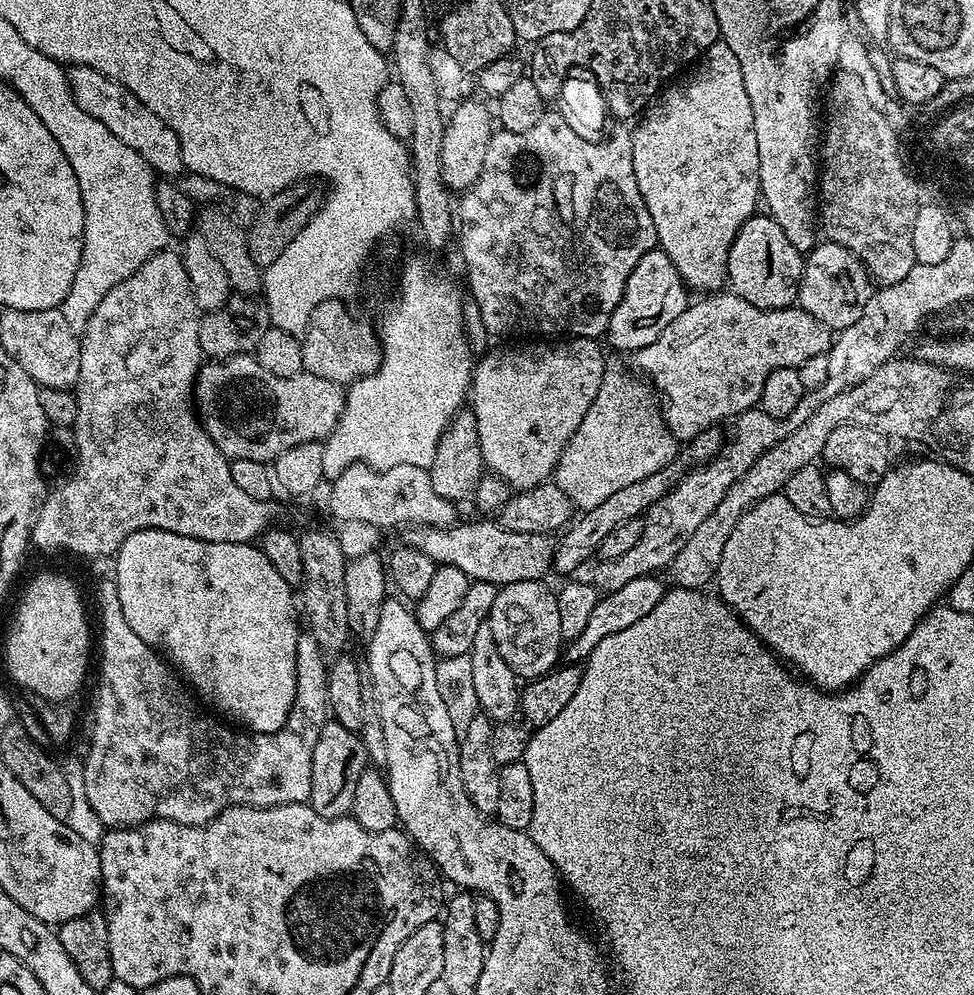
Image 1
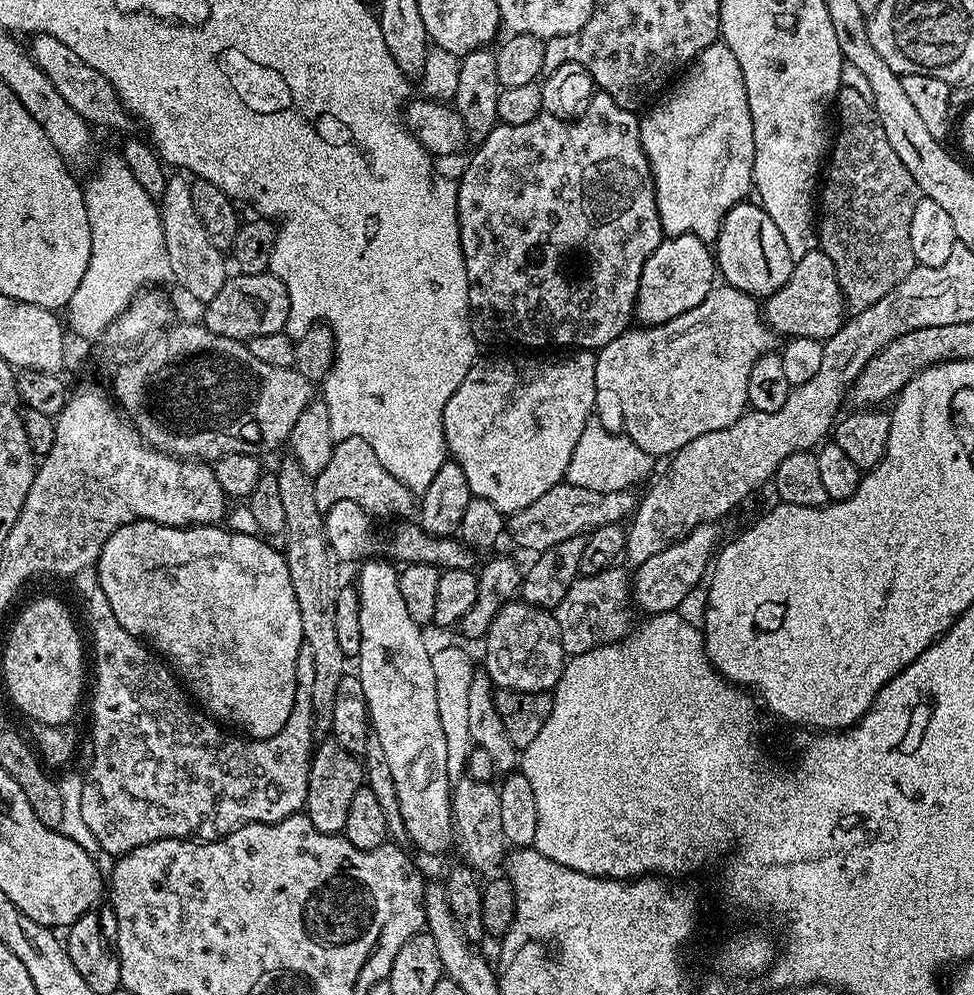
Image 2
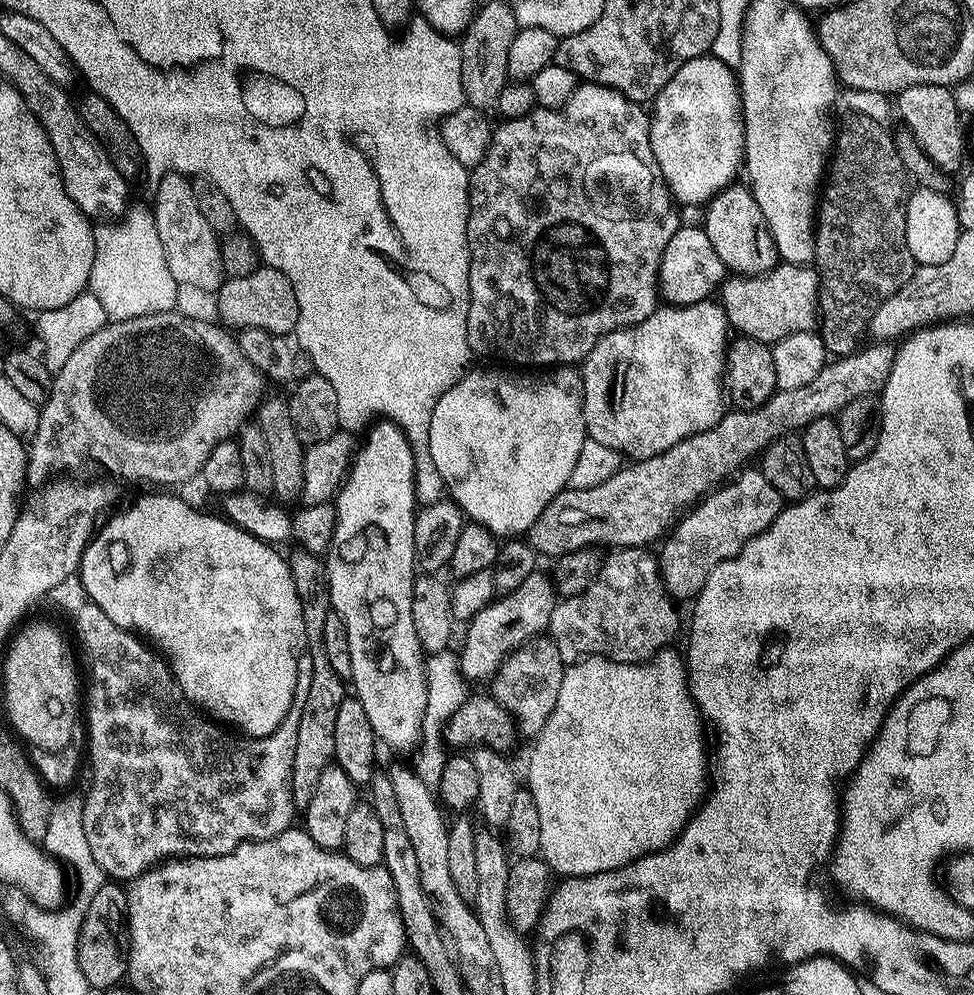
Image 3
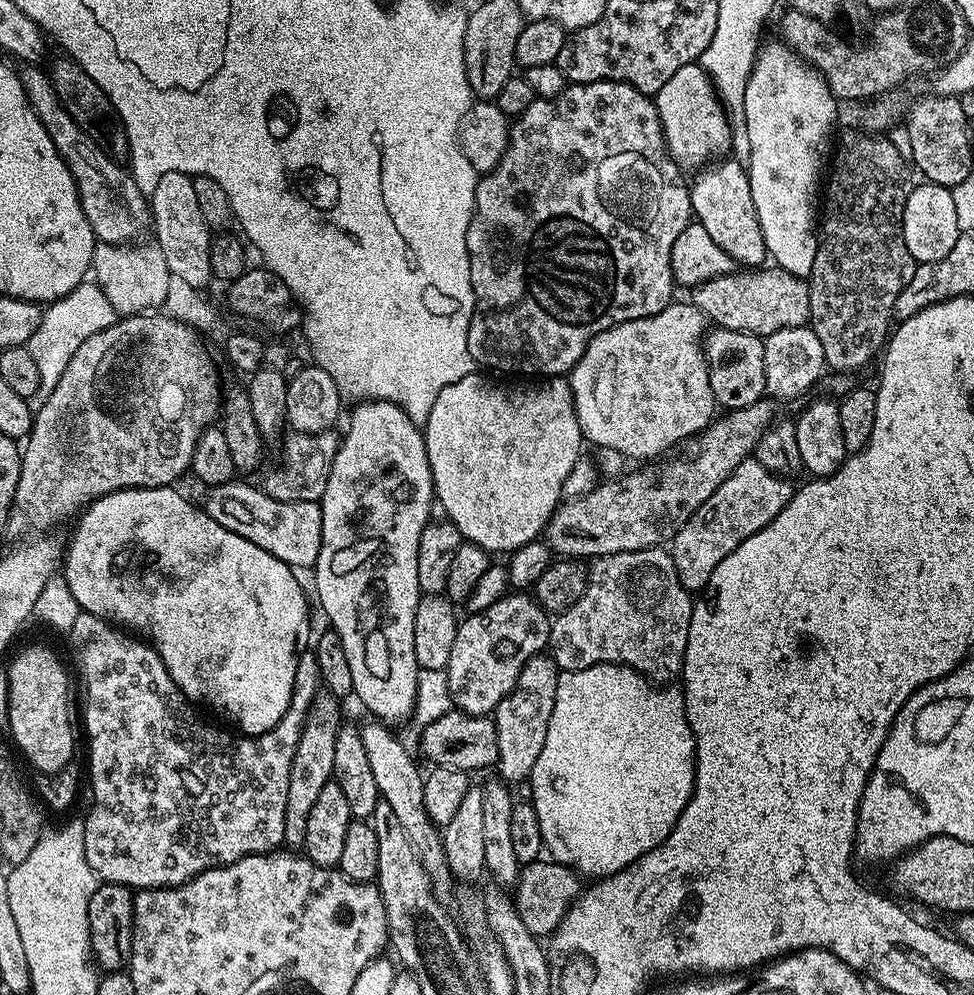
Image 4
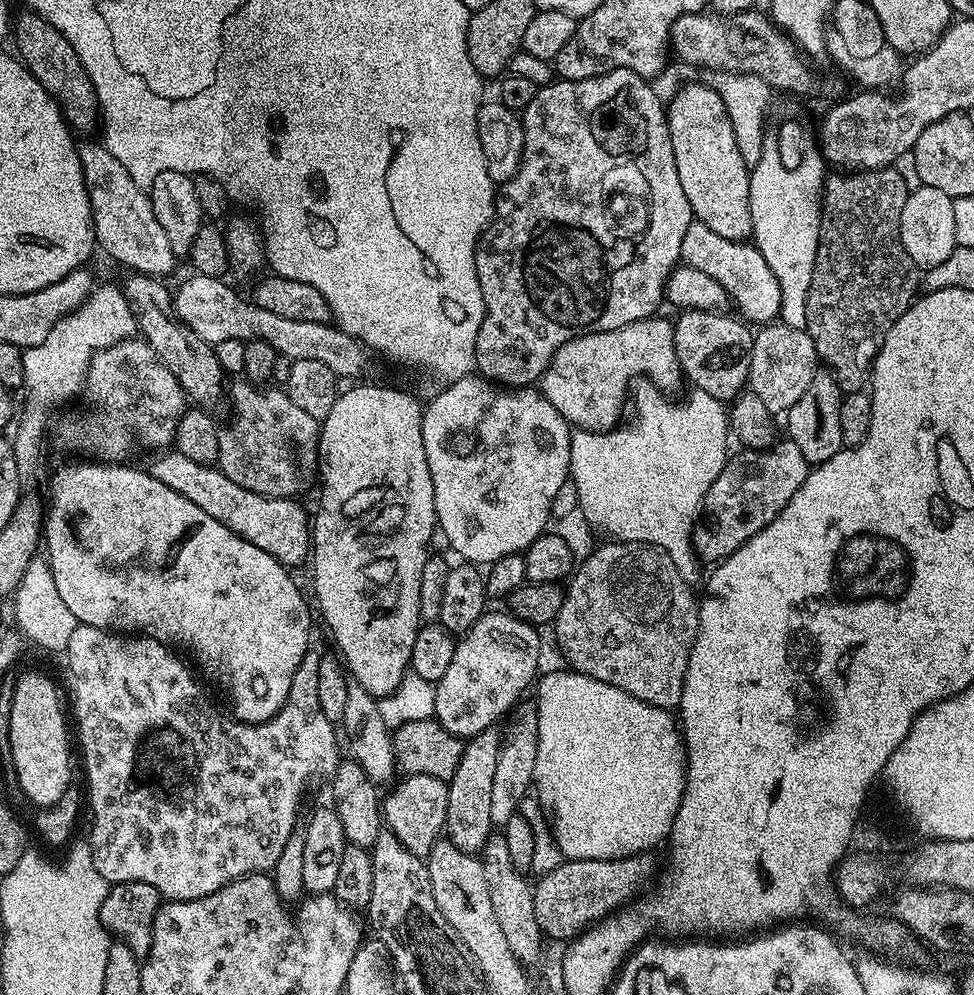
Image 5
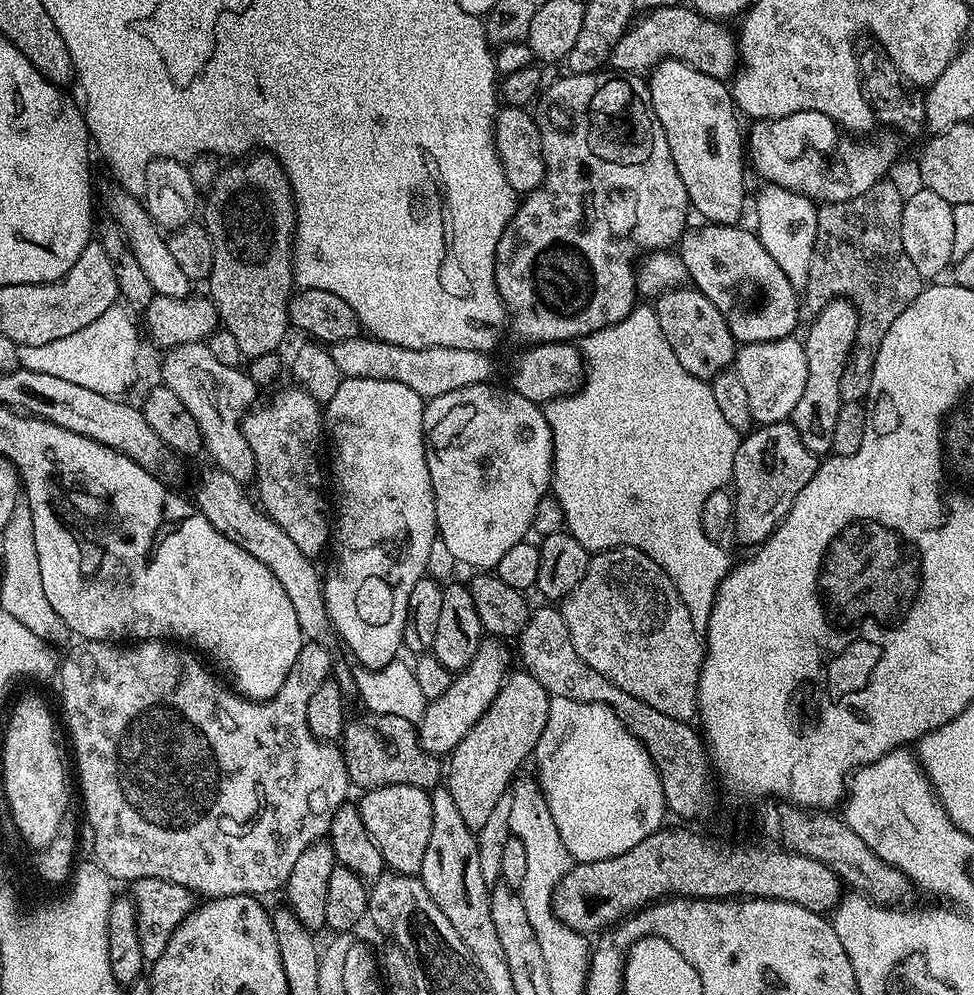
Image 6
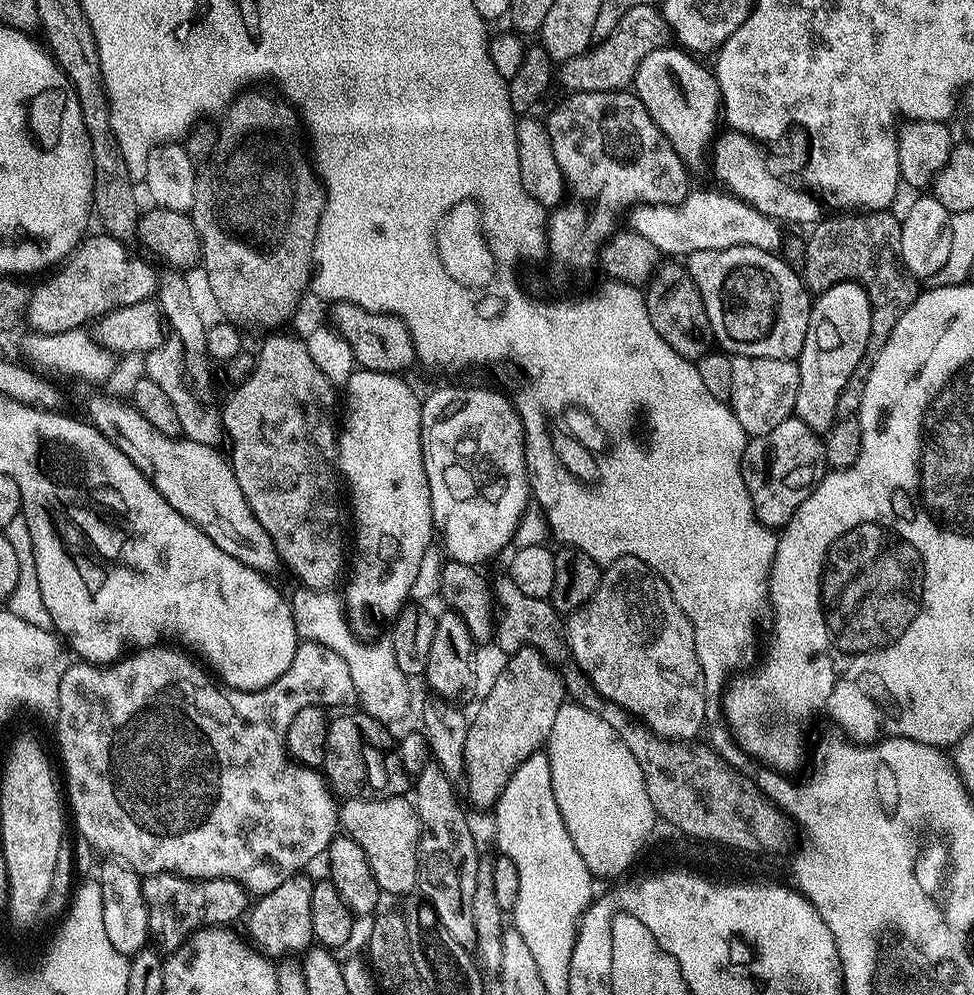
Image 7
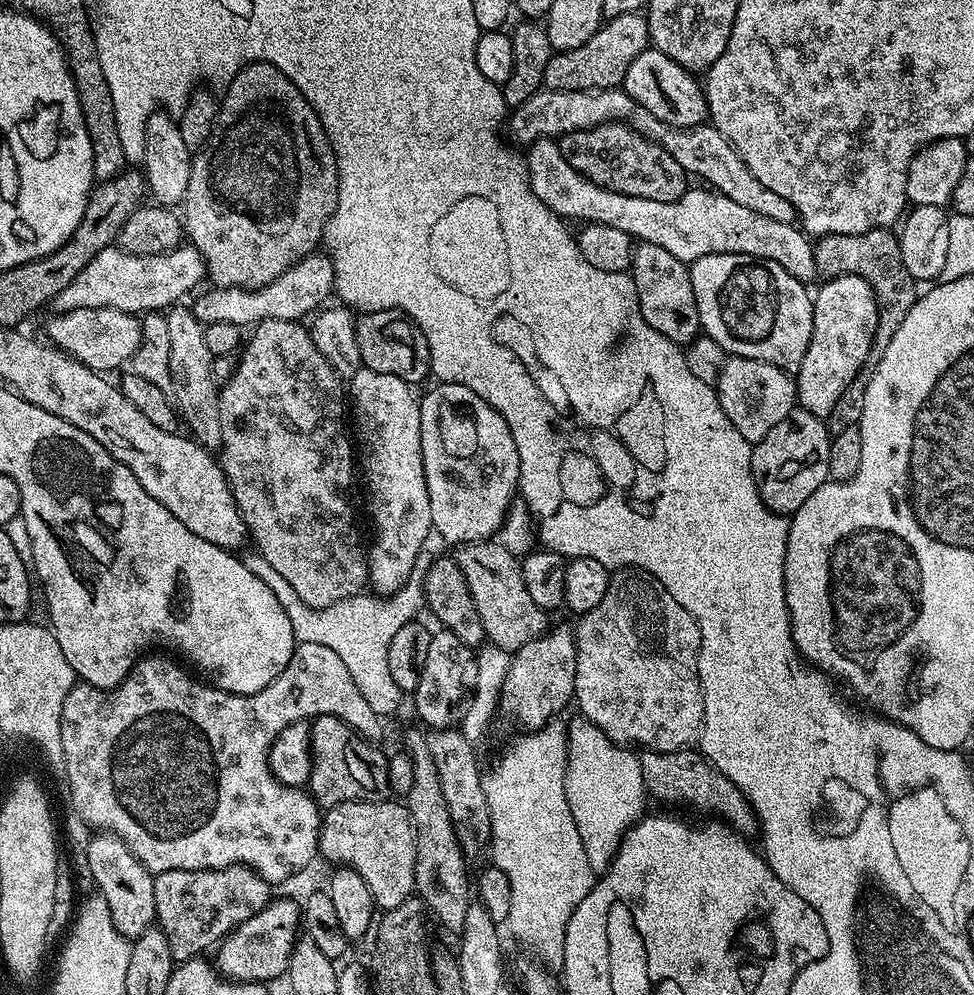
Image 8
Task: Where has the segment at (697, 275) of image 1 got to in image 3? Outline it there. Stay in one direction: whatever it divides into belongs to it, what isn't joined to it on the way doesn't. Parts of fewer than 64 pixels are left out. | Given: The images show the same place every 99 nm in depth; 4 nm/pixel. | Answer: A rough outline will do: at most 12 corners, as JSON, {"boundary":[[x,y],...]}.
{"boundary":[[690,58],[650,112],[673,201],[707,205],[744,162],[737,73]]}

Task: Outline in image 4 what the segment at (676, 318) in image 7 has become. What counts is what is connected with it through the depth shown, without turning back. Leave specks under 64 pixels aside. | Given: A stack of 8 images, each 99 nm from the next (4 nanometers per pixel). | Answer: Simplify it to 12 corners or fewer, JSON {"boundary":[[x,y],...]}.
{"boundary":[[713,327],[702,343],[721,409],[765,399],[764,341]]}

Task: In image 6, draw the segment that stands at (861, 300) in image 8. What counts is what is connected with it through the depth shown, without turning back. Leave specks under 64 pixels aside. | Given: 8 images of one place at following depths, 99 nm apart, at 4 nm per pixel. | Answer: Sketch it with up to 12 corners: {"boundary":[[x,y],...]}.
{"boundary":[[848,300],[815,313],[806,390],[790,422],[824,458],[860,323]]}

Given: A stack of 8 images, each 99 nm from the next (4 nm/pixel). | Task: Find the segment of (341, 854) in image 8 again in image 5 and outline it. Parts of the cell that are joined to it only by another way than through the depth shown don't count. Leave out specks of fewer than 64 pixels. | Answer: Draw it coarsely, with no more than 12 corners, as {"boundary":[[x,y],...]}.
{"boundary":[[405,775],[382,820],[424,858],[445,831],[447,783]]}

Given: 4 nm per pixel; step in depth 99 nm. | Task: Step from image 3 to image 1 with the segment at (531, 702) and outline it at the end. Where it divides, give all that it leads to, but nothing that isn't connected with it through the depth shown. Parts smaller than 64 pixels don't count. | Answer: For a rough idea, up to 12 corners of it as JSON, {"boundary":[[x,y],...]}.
{"boundary":[[505,584],[488,625],[498,654],[531,682],[562,660],[556,592]]}

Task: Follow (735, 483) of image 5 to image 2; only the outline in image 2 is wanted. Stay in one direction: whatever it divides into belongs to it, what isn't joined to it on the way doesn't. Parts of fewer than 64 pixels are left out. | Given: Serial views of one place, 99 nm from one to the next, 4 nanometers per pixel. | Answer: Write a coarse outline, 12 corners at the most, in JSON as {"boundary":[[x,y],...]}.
{"boundary":[[700,524],[635,565],[630,600],[645,617],[677,611],[721,543]]}

